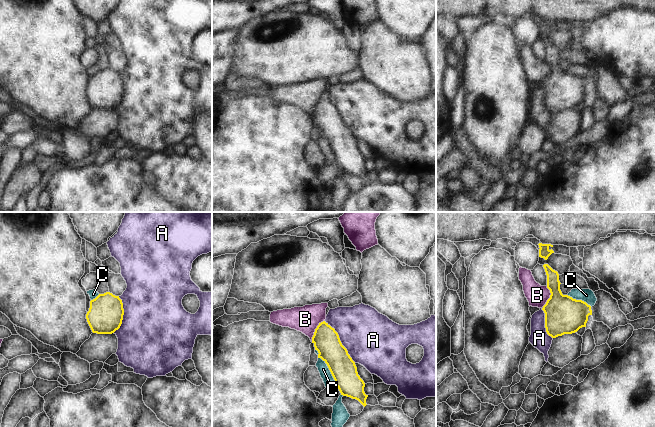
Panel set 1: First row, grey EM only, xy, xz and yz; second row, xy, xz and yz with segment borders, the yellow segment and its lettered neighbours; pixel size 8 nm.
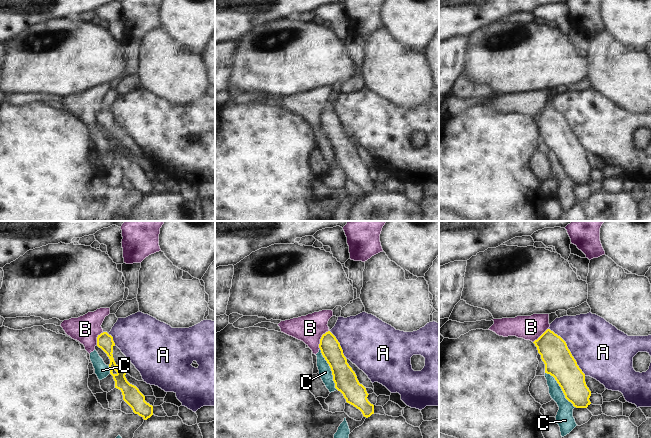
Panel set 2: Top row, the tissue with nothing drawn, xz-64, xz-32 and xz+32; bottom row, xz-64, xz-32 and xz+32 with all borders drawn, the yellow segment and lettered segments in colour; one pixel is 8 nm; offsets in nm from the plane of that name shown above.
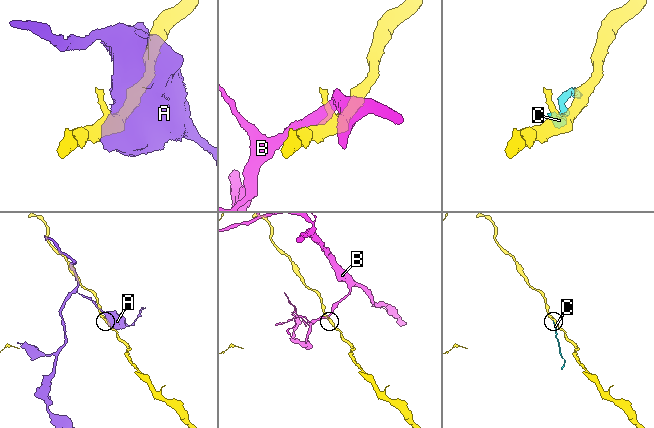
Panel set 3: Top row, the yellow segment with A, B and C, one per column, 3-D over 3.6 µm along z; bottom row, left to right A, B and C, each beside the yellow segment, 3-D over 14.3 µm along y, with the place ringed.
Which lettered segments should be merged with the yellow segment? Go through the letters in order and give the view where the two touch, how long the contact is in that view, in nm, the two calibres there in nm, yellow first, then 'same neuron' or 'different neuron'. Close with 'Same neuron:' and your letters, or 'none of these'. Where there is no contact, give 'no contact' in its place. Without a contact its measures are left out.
A: meets yellow in xz; contact 420 nm long; 220 nm thick on the yellow side, 420 nm on the other; different neuron
B: meets yellow in xz; contact 200 nm long; 220 nm thick on the yellow side, 220 nm on the other; different neuron
C: meets yellow in xz; contact 260 nm long; 220 nm thick on the yellow side, 90 nm on the other; different neuron
Same neuron: none of these

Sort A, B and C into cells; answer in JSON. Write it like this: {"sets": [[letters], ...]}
{"sets": [["A"], ["B", "C"]]}

